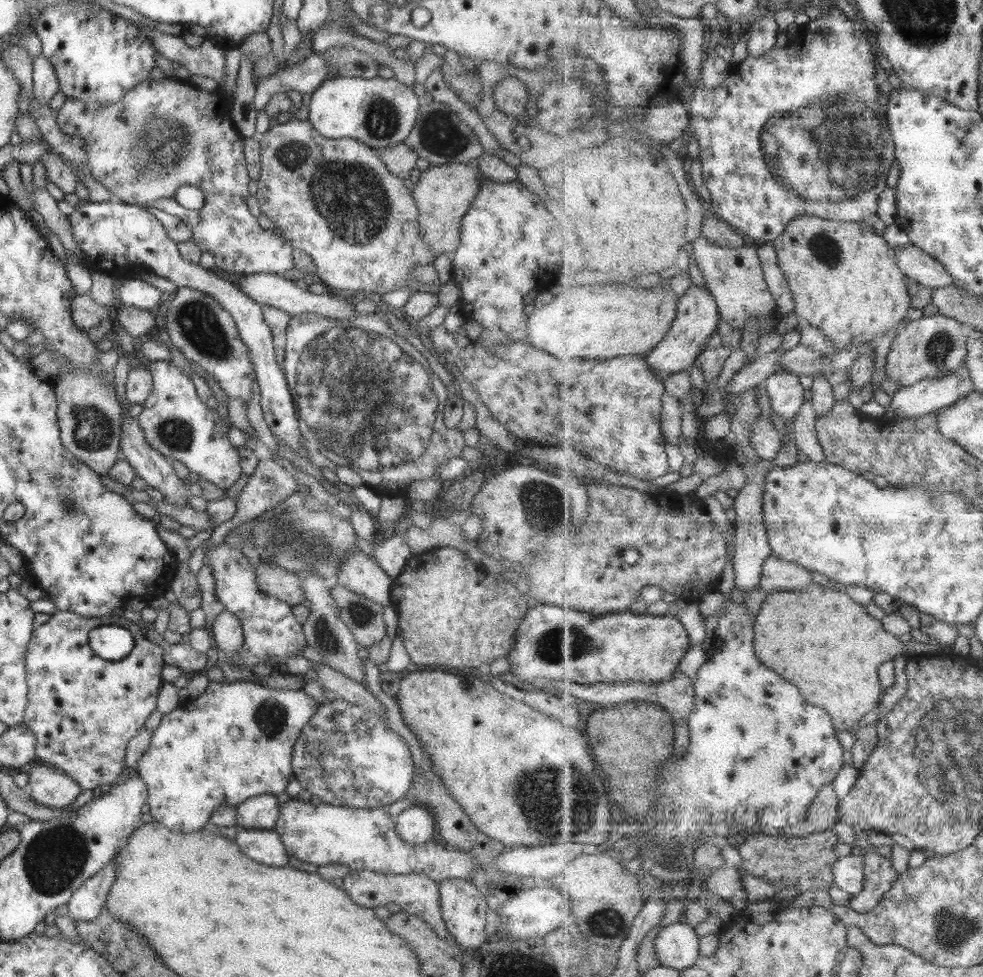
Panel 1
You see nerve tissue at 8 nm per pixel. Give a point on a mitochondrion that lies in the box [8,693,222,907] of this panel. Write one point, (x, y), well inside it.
(56, 857)

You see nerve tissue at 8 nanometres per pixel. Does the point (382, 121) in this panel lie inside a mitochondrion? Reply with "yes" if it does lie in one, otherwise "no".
yes

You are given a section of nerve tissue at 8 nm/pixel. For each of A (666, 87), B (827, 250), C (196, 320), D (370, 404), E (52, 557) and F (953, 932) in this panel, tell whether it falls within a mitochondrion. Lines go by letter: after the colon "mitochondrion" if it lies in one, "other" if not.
A: other
B: mitochondrion
C: mitochondrion
D: mitochondrion
E: other
F: mitochondrion

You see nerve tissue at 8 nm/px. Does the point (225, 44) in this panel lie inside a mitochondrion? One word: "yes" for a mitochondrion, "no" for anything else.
no

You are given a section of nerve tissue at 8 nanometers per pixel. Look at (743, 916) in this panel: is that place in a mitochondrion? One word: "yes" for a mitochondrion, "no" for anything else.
no

